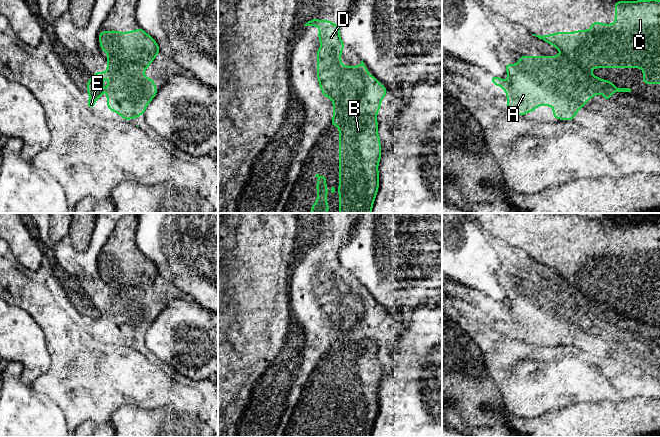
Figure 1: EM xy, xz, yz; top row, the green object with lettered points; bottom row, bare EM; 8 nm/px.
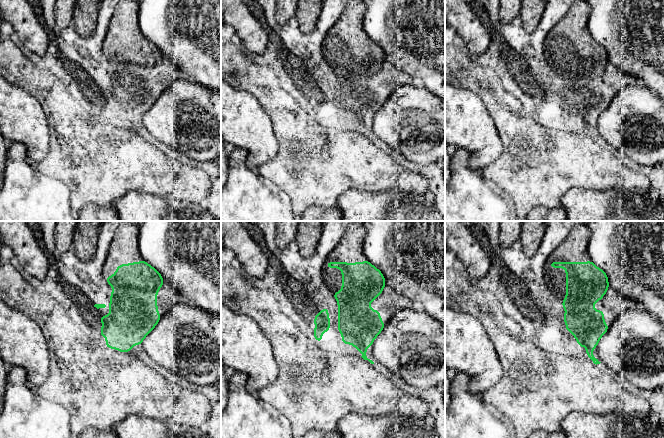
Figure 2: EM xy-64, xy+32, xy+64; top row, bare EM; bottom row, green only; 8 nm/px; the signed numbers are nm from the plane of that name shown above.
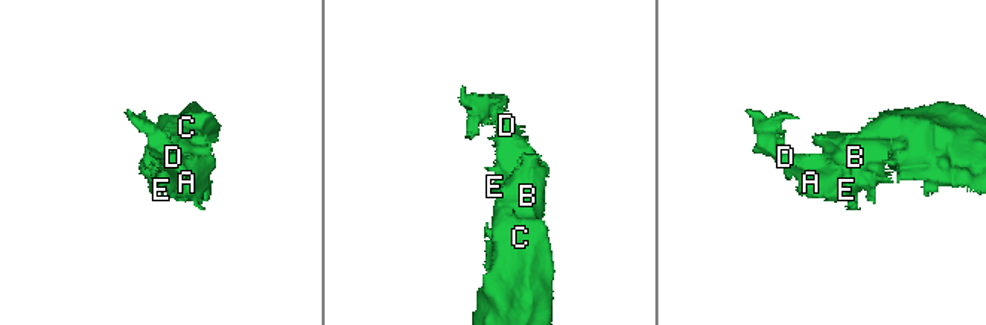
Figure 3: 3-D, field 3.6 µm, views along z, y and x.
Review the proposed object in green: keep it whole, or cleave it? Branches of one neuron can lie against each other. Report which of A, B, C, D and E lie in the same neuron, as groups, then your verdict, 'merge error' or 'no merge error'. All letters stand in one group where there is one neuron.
A D E / B C | merge error

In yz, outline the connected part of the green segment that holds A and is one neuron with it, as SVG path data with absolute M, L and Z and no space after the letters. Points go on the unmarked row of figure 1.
M563 277L559 280L520 280L518 288L504 289L509 304L491 299L490 307L496 308L496 313L499 309L503 309L503 315L507 317L507 331L520 340L525 340L525 336L534 336L536 330L552 330L553 340L560 344L574 344L575 338L580 332L586 328L592 320L597 320L600 316L603 317L604 324L610 324L613 316L631 316L630 312L616 312L610 304L601 304L598 300L593 300L591 296L585 296L574 285L568 283Z

